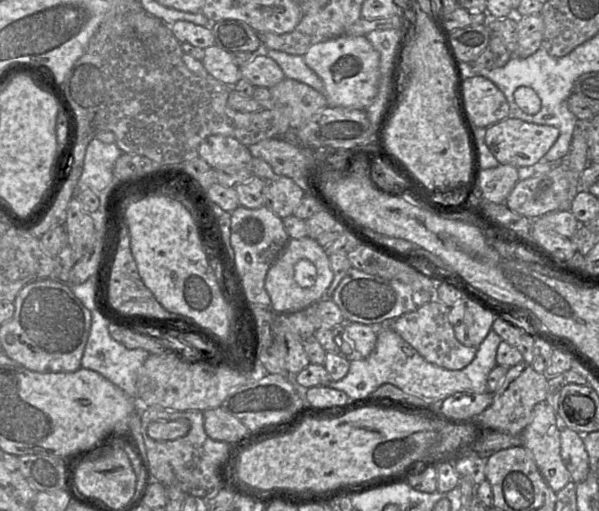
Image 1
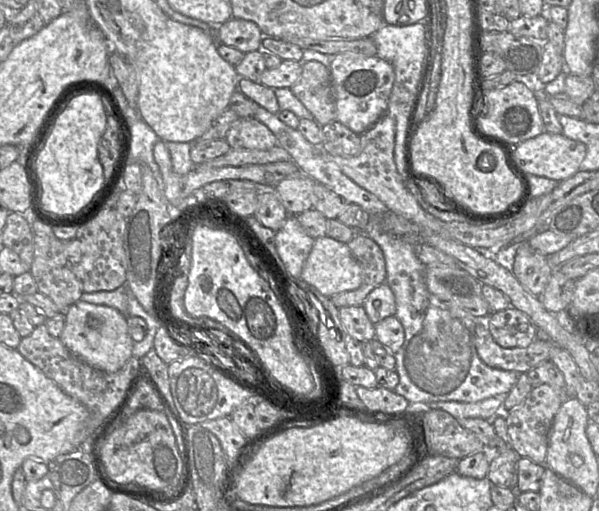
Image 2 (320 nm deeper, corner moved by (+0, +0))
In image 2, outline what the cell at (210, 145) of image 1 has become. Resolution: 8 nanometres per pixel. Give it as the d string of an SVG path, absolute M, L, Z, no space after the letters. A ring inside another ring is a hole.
M255 117L238 118L226 133L231 148L269 150L277 145L272 131Z

